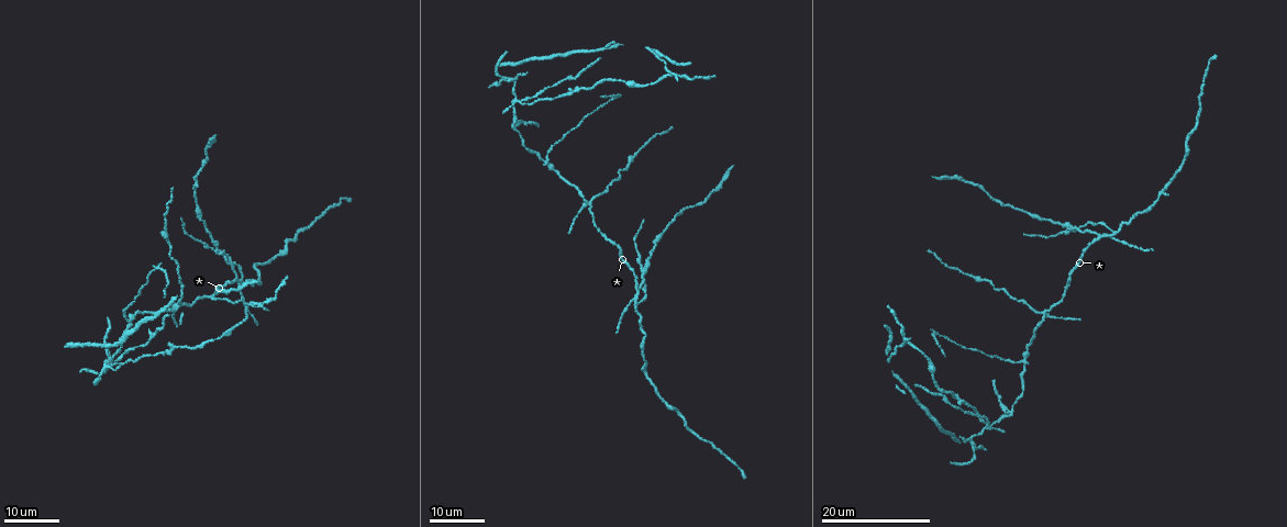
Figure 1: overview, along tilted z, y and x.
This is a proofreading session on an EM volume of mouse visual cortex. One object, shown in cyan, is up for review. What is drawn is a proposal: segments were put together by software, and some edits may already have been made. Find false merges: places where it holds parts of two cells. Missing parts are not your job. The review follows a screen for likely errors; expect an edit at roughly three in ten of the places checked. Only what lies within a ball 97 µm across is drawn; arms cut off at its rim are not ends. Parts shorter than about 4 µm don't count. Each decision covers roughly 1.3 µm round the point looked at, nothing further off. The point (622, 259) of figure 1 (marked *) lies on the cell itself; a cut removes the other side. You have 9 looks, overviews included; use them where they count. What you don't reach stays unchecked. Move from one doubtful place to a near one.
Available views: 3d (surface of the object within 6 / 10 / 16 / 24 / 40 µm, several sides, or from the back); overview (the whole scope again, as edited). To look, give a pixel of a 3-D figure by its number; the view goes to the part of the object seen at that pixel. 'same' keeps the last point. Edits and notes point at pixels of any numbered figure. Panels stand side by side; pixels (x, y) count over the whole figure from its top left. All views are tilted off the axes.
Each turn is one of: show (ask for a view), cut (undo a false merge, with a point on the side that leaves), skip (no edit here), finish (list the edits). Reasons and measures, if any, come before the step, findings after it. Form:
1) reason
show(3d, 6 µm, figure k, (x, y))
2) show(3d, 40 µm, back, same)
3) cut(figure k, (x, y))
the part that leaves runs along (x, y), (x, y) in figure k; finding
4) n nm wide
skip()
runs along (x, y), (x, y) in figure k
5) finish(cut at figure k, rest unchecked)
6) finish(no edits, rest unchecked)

four arms meet
show(3d, 16 µm, figure 1, (1044, 316))

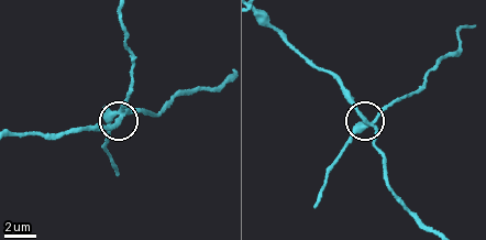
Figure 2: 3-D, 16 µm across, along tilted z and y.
show(3d, 6 µm, figure 2, (367, 123))

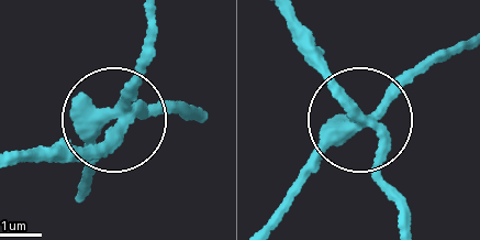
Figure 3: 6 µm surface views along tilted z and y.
290 nm wide
cut(figure 3, (138, 79))
the part that leaves runs along (115, 110), (133, 86), (145, 28) in figure 3; a second cell is stuck on

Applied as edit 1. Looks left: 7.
three-way junction
show(3d, 16 µm, figure 1, (1021, 363))

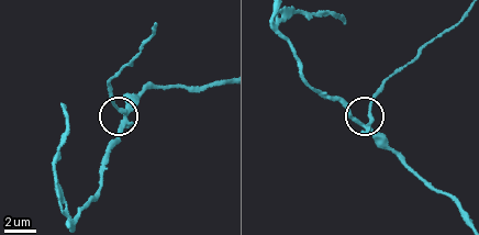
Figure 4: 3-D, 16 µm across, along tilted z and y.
zoom in
show(3d, 6 µm, figure 4, (371, 120))

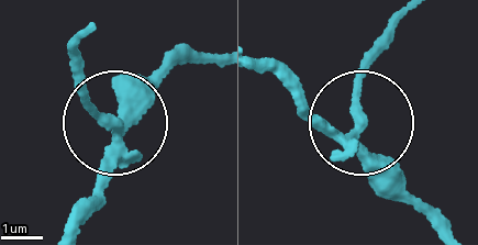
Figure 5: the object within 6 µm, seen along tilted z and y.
side arm 27 µm
cut(figure 5, (88, 102))
the part that leaves runs along (120, 135), (79, 96), (84, 36) in figure 5; a second cell is stuck on

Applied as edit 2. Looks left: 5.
three arms meet
show(3d, 16 µm, figure 1, (973, 446))

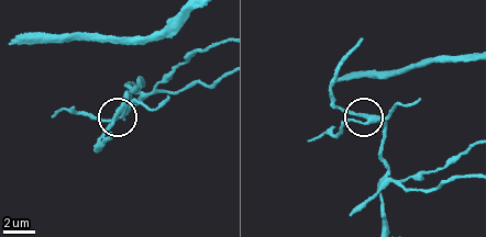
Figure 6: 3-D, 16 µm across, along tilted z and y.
show(3d, 6 µm, figure 6, (357, 120))

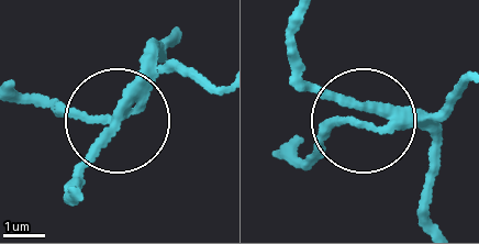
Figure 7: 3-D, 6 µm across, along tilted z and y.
180 nm wide
cut(figure 7, (187, 68))
the part that leaves runs along (143, 89), (91, 121), (19, 102) in figure 7; two cells meet here

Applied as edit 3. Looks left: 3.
branch point
show(3d, 24 µm, figure 1, (1013, 414))

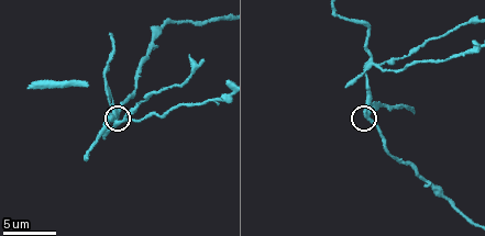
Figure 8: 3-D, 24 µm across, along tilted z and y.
closer look
show(3d, 10 µm, figure 8, (366, 116))

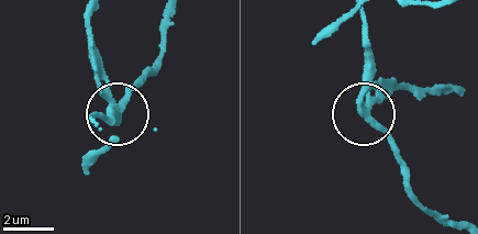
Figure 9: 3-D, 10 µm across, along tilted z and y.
cut(figure 9, (99, 68))
the part that leaves runs along (366, 106), (402, 88), (440, 95) in figure 9; two cells meet here

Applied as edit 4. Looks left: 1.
finish(cut at figure 3, cut at figure 5, cut at figure 7, cut at figure 9, rest unchecked)

